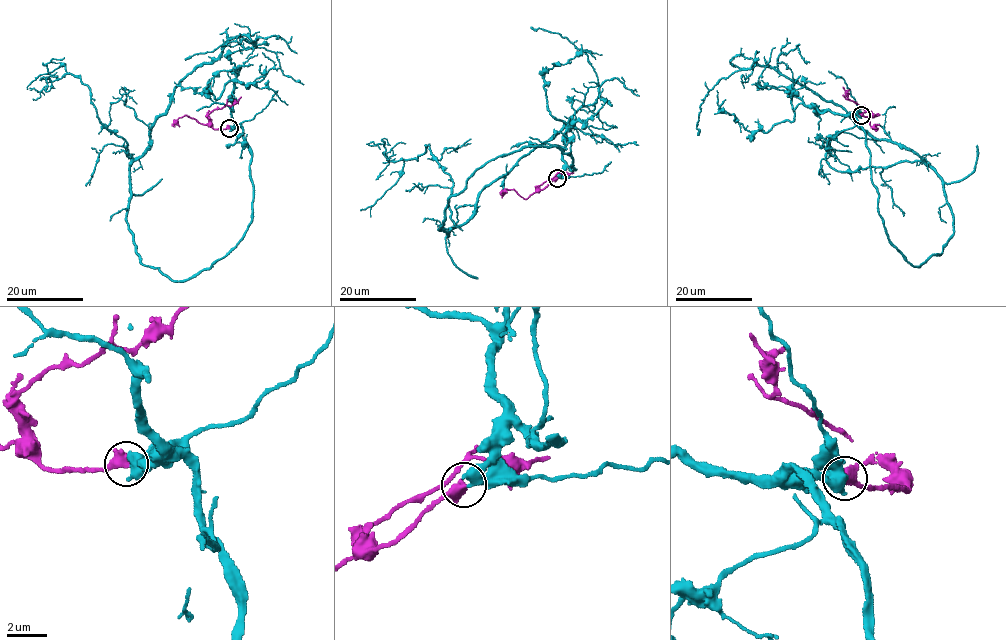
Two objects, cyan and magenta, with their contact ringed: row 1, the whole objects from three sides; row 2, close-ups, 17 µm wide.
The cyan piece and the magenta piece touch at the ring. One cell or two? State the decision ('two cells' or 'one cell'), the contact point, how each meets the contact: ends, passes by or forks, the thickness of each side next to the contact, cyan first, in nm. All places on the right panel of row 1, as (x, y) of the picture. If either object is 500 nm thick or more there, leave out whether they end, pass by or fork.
one cell; at (861, 115); 550 nm thick on the cyan side, 400 nm on the other

